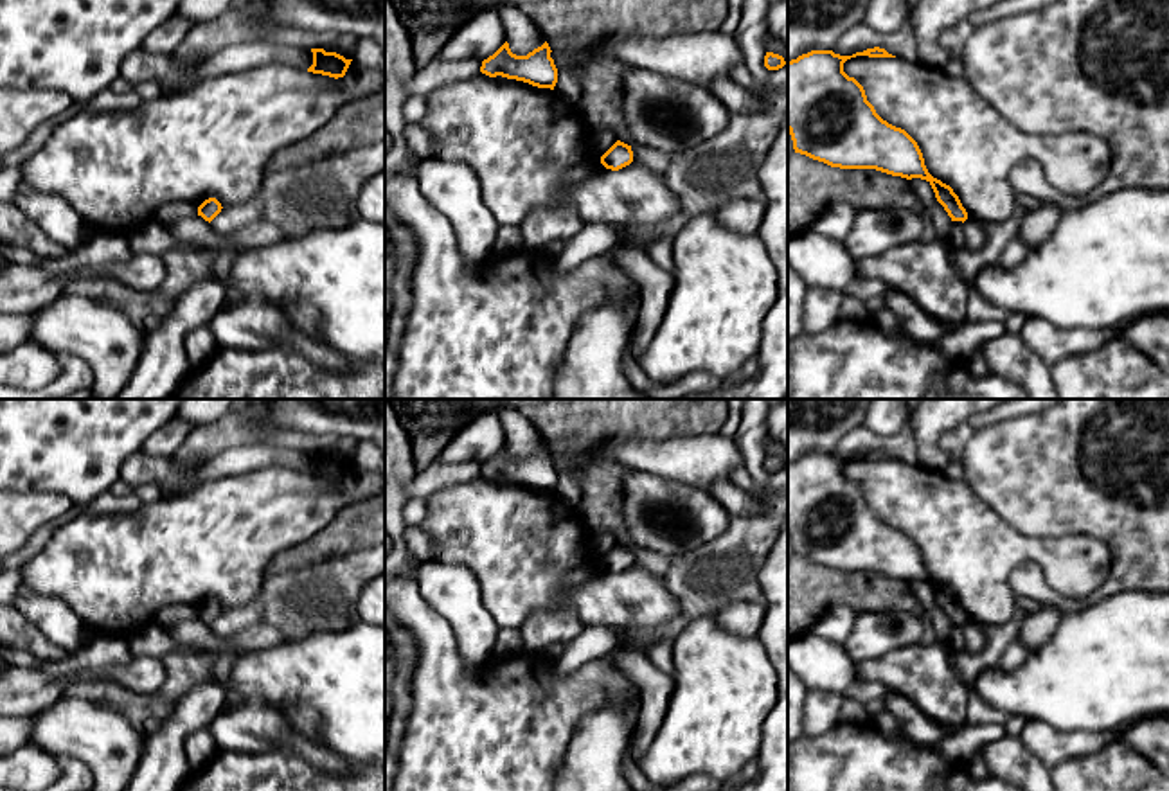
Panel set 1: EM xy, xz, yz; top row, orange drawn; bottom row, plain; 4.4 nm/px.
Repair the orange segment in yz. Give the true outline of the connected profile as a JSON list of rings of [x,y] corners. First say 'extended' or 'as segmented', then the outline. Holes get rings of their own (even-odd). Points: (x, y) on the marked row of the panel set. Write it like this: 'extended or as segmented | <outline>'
as segmented | [[[874,47],[863,52],[856,52],[852,56],[840,56],[833,50],[811,50],[808,54],[799,56],[797,59],[788,61],[788,131],[791,135],[795,153],[806,155],[831,167],[876,169],[906,180],[926,180],[932,185],[937,201],[944,207],[951,221],[964,223],[968,219],[968,212],[962,207],[959,196],[953,192],[950,185],[942,183],[928,173],[917,142],[905,129],[883,120],[876,113],[874,106],[867,101],[863,86],[854,77],[849,77],[843,72],[843,63],[856,56],[896,58],[888,54],[885,49]]]

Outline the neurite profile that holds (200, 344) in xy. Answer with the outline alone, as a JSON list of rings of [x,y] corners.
[[[209,325],[192,329],[185,336],[183,345],[187,360],[192,367],[207,363],[219,351],[218,340],[209,329]]]

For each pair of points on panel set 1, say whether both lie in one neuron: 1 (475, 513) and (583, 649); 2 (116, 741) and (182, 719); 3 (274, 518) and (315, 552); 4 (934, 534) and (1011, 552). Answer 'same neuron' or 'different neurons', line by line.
1: different neurons
2: different neurons
3: different neurons
4: same neuron

